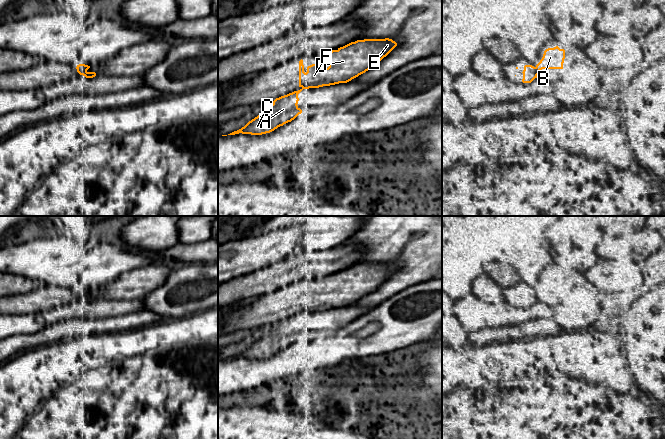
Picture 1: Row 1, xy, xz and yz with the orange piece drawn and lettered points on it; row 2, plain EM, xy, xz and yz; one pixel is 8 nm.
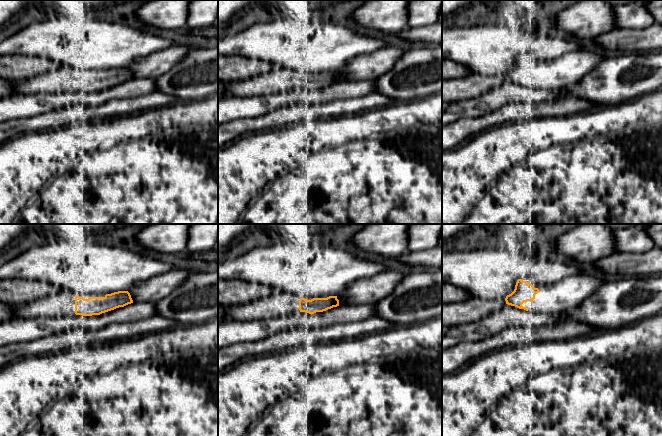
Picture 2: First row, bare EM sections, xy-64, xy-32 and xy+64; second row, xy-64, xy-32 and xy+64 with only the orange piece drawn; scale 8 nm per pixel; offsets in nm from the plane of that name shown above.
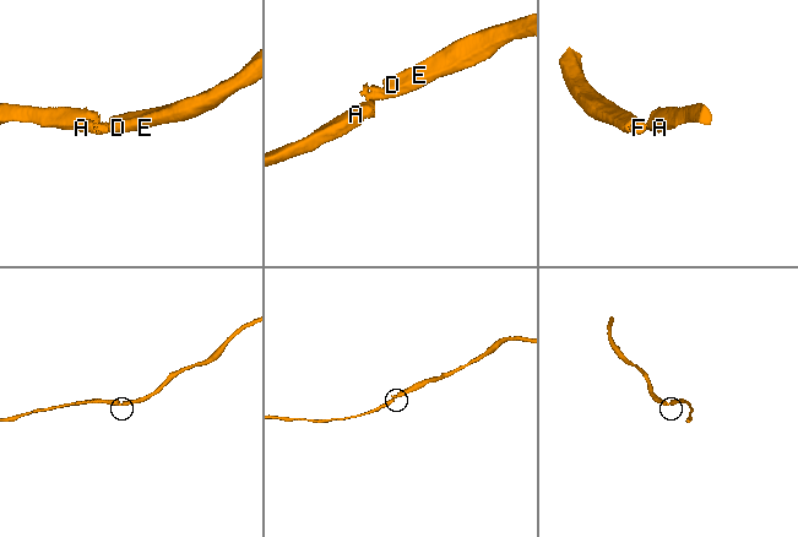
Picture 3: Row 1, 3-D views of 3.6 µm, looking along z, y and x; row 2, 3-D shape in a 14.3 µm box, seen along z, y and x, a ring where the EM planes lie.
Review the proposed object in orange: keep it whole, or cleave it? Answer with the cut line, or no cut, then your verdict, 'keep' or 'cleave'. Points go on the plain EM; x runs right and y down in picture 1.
cut xy (77, 294), (81, 297), (87, 296); cleave

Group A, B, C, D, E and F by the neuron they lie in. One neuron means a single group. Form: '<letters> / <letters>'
A B C / D E F

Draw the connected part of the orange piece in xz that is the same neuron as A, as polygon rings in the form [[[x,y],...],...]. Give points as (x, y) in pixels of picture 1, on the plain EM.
[[[304,311],[298,315],[294,315],[292,317],[289,317],[287,319],[281,320],[279,322],[276,322],[273,325],[273,328],[271,331],[263,336],[260,337],[257,341],[249,345],[244,351],[241,353],[234,355],[228,359],[235,359],[235,358],[251,358],[251,359],[262,359],[266,357],[270,357],[277,353],[280,350],[283,350],[284,348],[291,346],[294,344],[299,338],[302,337],[302,334],[298,331],[298,318],[303,314],[303,313],[309,313],[311,311]]]

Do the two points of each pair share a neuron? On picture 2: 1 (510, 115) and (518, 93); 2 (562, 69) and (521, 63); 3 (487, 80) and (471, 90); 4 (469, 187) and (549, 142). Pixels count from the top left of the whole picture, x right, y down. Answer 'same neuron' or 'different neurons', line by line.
1: different neurons
2: same neuron
3: same neuron
4: same neuron

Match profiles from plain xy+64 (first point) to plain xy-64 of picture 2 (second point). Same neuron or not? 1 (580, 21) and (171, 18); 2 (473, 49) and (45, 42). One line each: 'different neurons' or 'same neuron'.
1: same neuron
2: same neuron

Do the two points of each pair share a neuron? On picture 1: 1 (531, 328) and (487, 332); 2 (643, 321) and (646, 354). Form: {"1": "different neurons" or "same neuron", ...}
{"1": "different neurons", "2": "same neuron"}

